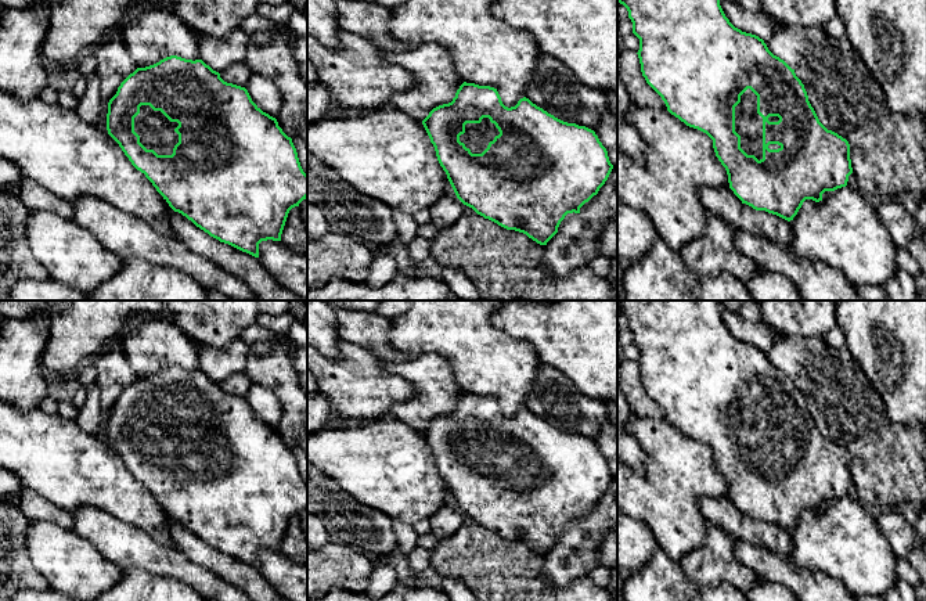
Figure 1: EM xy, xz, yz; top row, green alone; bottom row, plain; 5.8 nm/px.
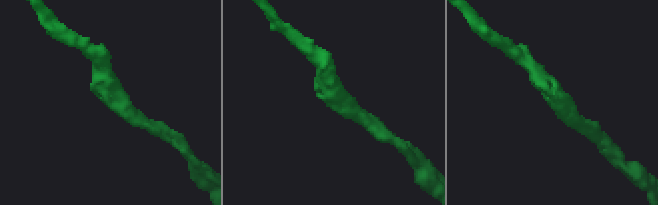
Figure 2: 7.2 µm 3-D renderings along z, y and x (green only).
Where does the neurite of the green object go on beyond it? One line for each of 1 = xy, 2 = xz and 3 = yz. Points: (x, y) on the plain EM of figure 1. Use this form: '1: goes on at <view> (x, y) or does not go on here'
1: goes on at xy (157, 442)
2: goes on at xz (476, 447)
3: goes on at yz (748, 434)

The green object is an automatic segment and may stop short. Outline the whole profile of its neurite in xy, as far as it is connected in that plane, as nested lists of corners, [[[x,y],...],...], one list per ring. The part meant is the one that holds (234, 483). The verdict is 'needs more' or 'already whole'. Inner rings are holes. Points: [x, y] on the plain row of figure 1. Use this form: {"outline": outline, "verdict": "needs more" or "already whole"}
{"outline": [[[170,366],[154,375],[137,378],[108,413],[107,440],[174,522],[220,553],[255,568],[259,568],[262,551],[281,551],[289,521],[307,508],[307,485],[292,449],[282,442],[275,428],[252,411],[245,397],[224,392],[202,370]]], "verdict": "needs more"}

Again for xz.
{"outline": [[[464,392],[453,411],[433,418],[422,435],[457,508],[484,529],[523,543],[540,555],[547,555],[558,543],[568,523],[580,523],[580,518],[598,504],[613,479],[594,440],[563,432],[526,407],[508,418],[497,399],[490,396]]], "verdict": "needs more"}

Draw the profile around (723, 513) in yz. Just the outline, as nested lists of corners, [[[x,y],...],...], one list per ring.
[[[700,497],[698,507],[706,522],[721,528],[734,541],[747,541],[790,558],[790,533],[777,525],[756,521],[743,514],[729,497]]]

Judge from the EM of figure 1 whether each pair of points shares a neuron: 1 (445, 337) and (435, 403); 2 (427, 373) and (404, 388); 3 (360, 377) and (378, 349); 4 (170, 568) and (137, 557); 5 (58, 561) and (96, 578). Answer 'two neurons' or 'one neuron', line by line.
1: two neurons
2: two neurons
3: two neurons
4: one neuron
5: one neuron

